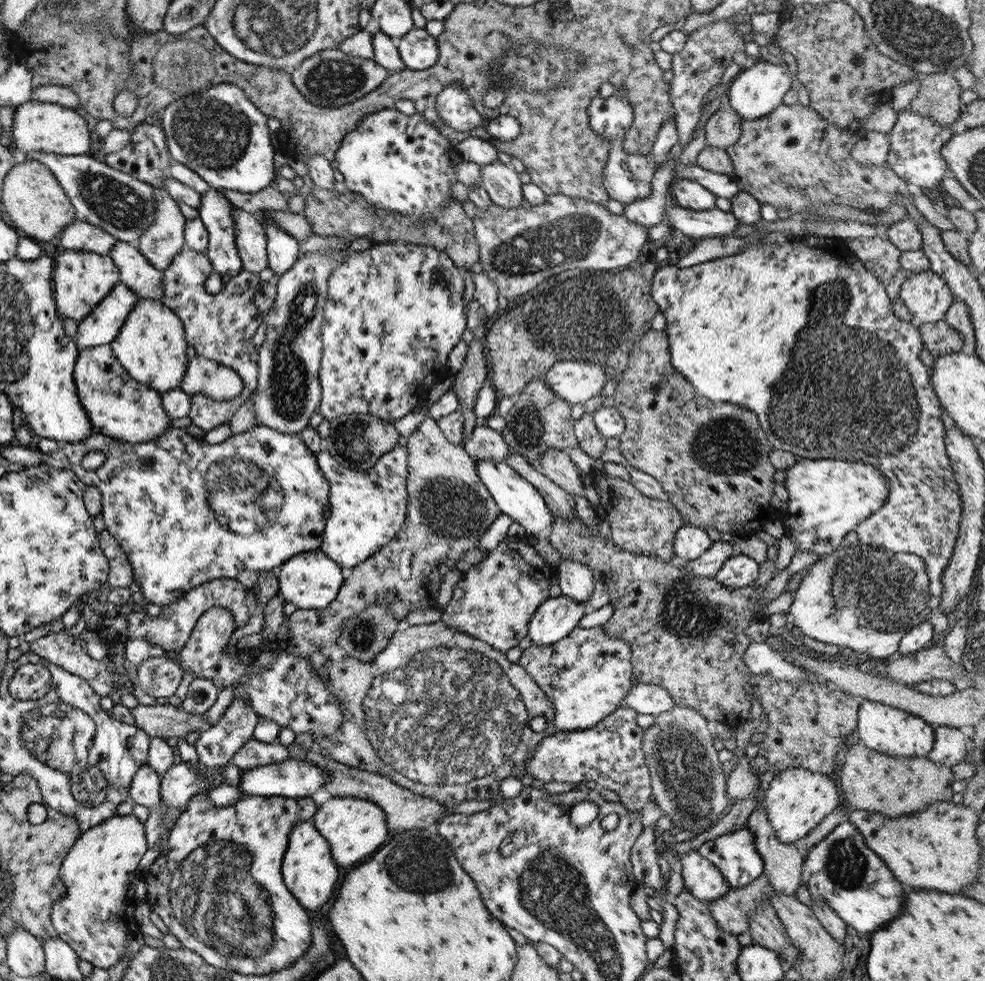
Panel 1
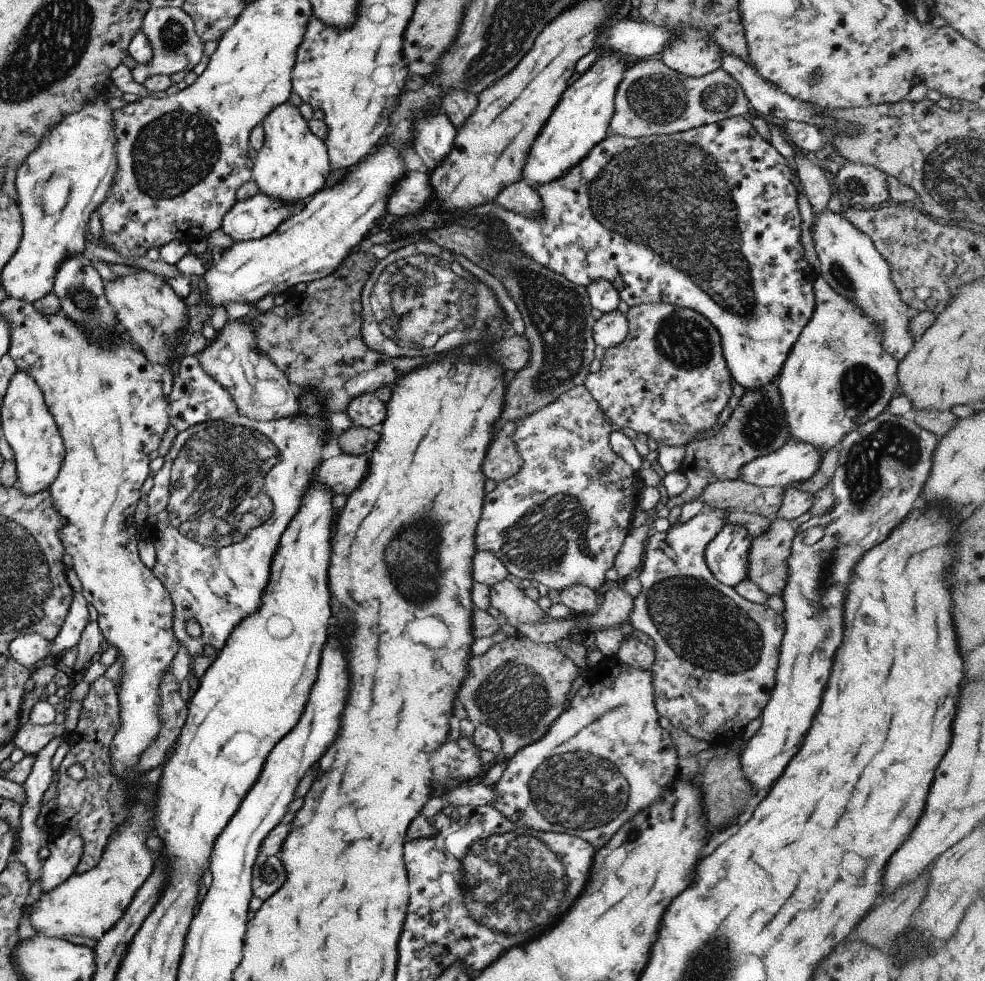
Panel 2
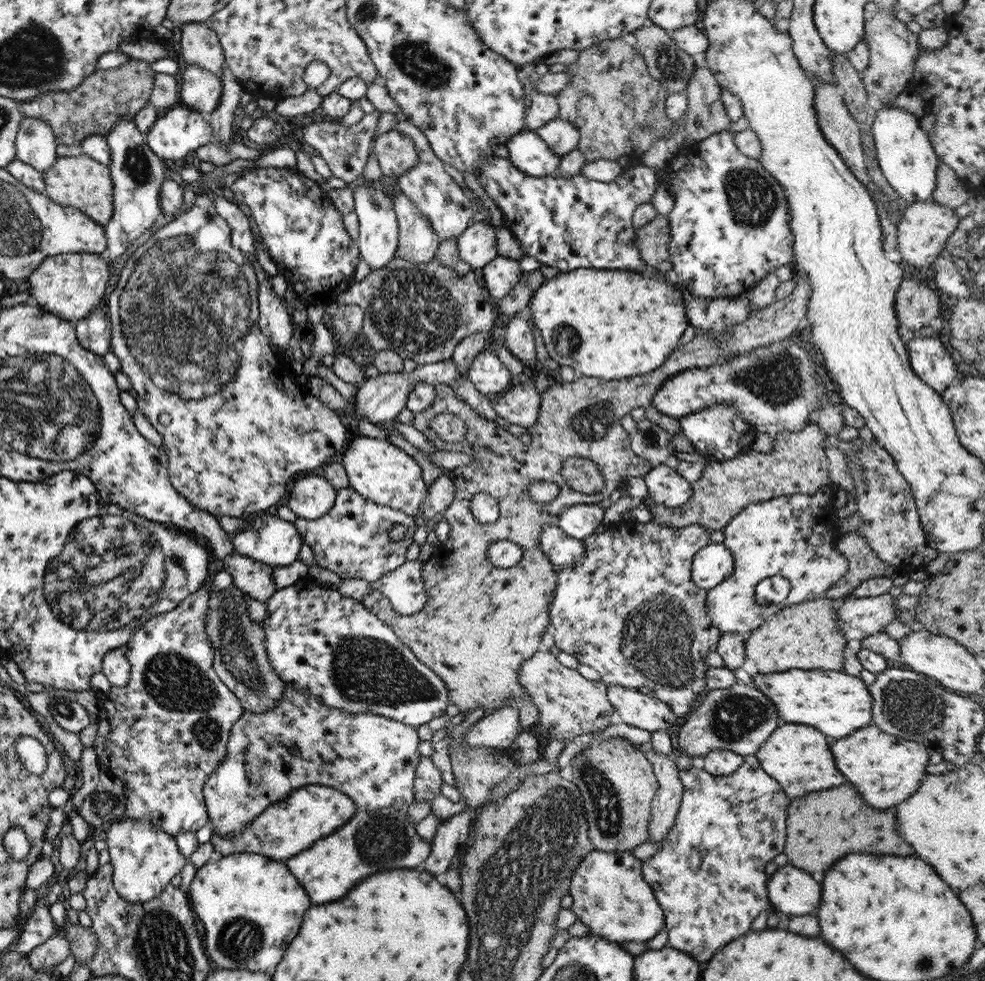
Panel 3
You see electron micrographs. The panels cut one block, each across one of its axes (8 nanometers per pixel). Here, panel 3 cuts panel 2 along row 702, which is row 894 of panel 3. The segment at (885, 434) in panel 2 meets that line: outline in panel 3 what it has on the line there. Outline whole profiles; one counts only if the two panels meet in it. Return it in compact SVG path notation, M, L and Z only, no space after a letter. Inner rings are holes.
M782 865L768 876L766 891L775 912L801 916L817 908L821 888L809 874Z

